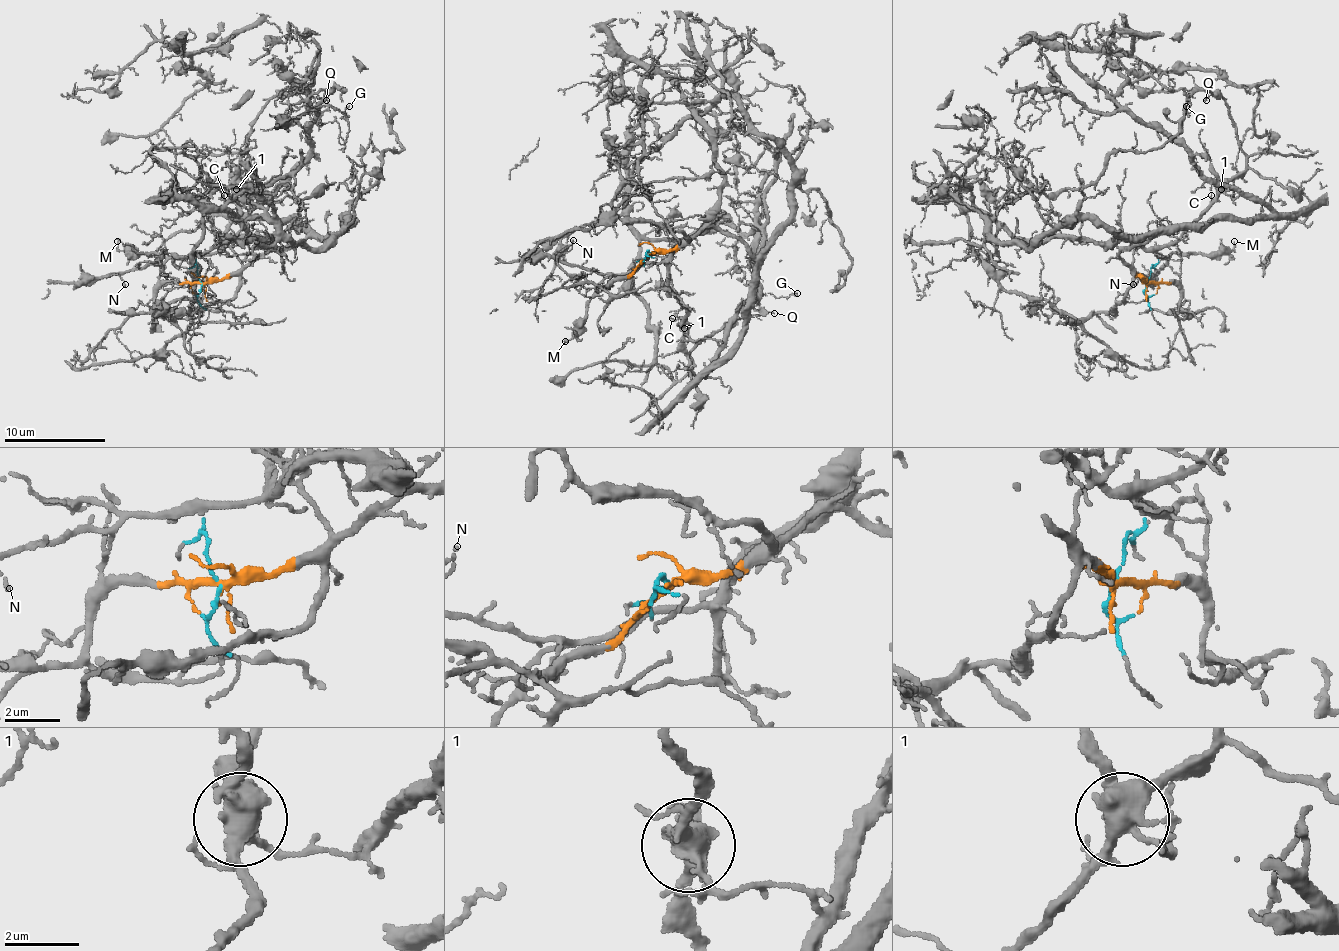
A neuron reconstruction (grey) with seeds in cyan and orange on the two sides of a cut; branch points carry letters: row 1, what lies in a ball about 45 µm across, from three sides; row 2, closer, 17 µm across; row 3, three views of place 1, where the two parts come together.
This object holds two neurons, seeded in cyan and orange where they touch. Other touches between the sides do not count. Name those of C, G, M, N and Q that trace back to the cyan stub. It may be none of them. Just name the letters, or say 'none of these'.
C, G, M, N, Q

